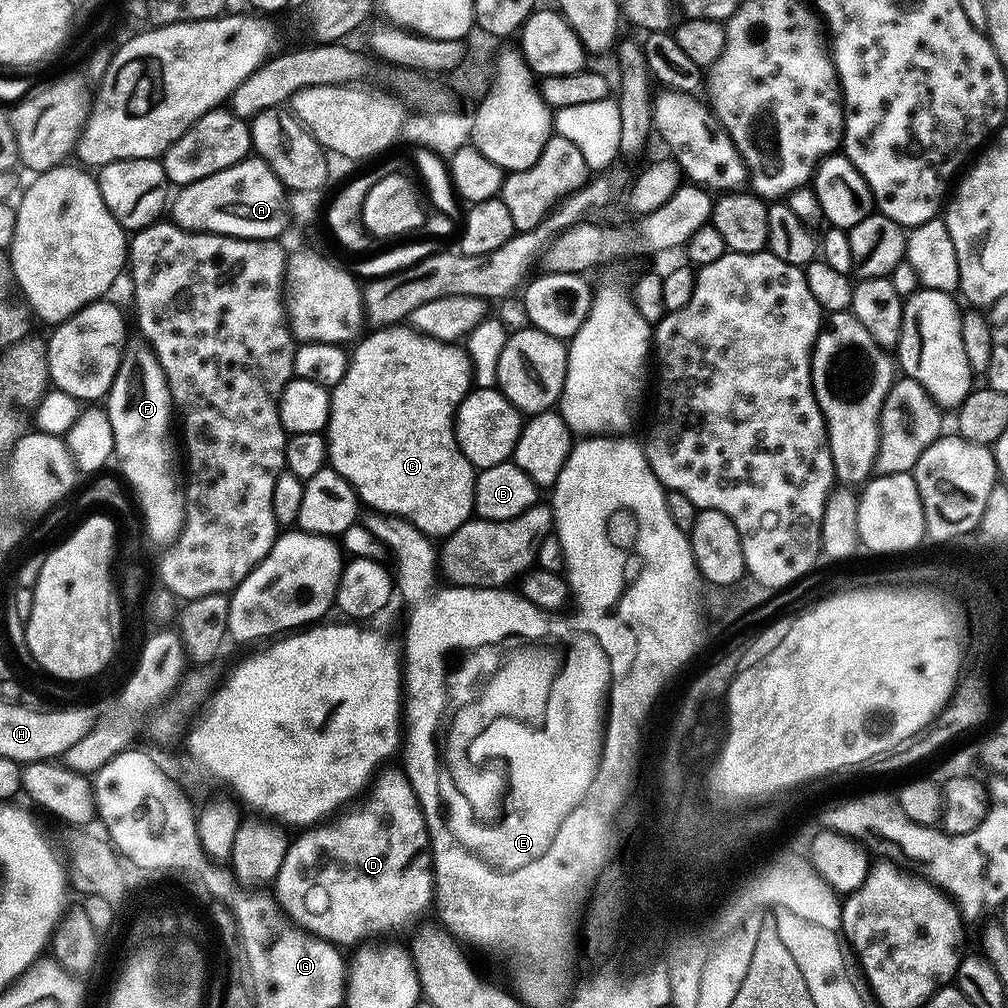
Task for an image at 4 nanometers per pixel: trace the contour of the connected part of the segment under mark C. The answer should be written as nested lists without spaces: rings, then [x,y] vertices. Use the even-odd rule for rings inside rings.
[[[380,326],[372,331],[376,332],[370,333],[368,337],[365,335],[351,349],[346,374],[342,378],[342,382],[338,382],[338,386],[331,389],[330,392],[332,413],[328,415],[328,427],[326,429],[330,466],[342,478],[346,478],[348,484],[351,484],[361,505],[368,507],[369,504],[372,507],[369,509],[375,510],[377,513],[403,518],[415,526],[425,537],[440,536],[439,538],[447,538],[451,532],[458,530],[458,526],[465,524],[474,512],[472,503],[474,502],[474,482],[476,481],[477,469],[473,468],[472,463],[465,459],[462,454],[462,450],[456,441],[455,429],[456,413],[459,412],[460,404],[474,384],[472,362],[461,347],[460,349],[456,348],[458,346],[455,343],[424,336],[420,332],[415,332],[411,326]]]

